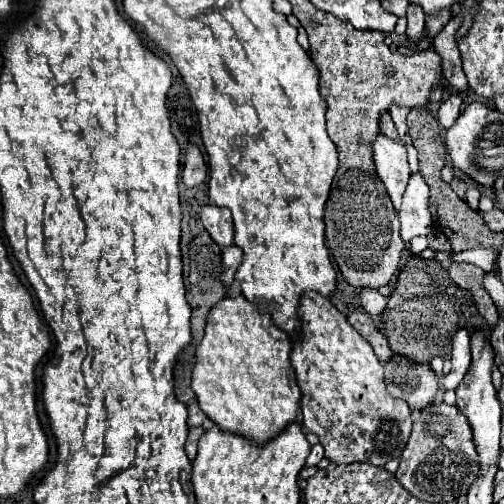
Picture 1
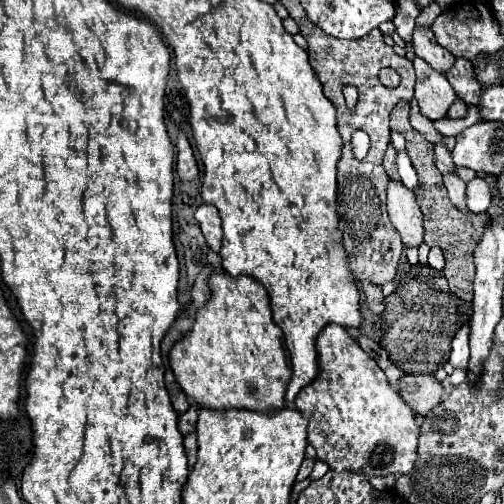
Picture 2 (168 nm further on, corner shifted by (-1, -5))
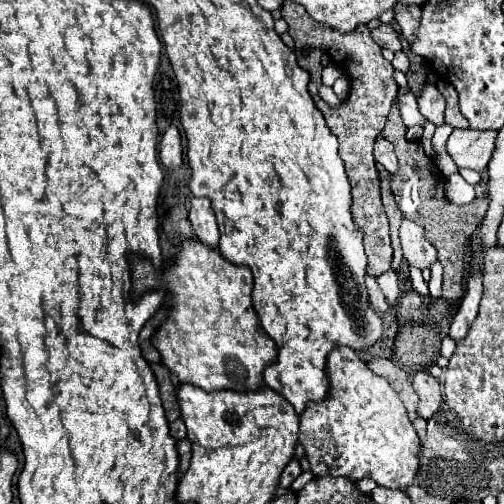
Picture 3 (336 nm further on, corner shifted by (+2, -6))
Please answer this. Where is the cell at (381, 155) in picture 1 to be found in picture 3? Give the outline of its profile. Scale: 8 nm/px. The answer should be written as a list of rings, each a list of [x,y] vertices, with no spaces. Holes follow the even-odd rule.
[[[403,219],[399,227],[399,237],[401,237],[401,247],[403,247],[403,257],[409,261],[413,267],[429,267],[437,259],[435,247],[425,239],[423,227],[415,221]]]

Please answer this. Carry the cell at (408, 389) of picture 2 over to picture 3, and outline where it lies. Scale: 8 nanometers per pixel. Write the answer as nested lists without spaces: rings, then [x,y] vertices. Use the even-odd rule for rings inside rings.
[[[419,371],[413,375],[413,389],[419,395],[417,413],[423,419],[429,419],[441,405],[441,387],[439,381],[427,371]]]

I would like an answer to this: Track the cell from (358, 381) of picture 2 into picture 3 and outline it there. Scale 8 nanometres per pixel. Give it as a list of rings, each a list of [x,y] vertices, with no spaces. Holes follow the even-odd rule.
[[[335,347],[329,353],[327,379],[327,397],[309,403],[301,413],[299,443],[305,447],[313,475],[349,477],[353,481],[369,477],[377,485],[405,491],[417,471],[421,441],[399,395],[349,347]]]

